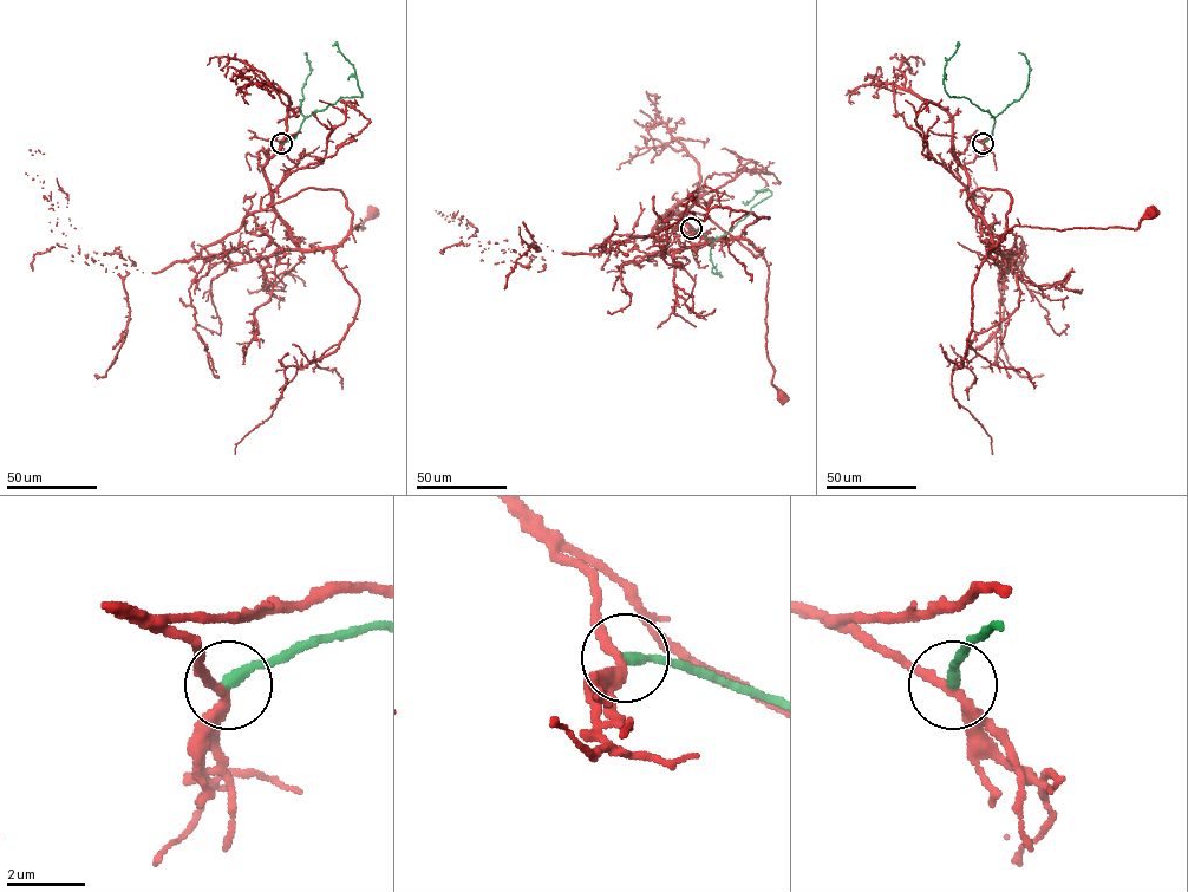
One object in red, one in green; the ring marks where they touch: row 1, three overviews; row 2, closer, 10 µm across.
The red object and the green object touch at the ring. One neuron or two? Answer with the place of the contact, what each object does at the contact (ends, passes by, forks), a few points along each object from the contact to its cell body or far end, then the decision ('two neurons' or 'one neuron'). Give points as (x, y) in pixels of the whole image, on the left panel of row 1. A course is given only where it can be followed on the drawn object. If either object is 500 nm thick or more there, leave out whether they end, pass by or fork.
place (281, 143); red passes by; green ends; course red (281, 143), (272, 140), (263, 170), (272, 206), (300, 247), (335, 247), (357, 226), (364, 228), (373, 212); course green (281, 143), (295, 137), (307, 116), (341, 97), (361, 96), (354, 69), (333, 46); two neurons

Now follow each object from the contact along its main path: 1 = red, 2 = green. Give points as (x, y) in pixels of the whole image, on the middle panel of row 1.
1: (691, 228), (678, 203), (673, 210), (698, 235), (745, 239), (762, 253), (767, 352), (783, 397)
2: (691, 228), (715, 240), (771, 193), (768, 188), (746, 203), (743, 201)

